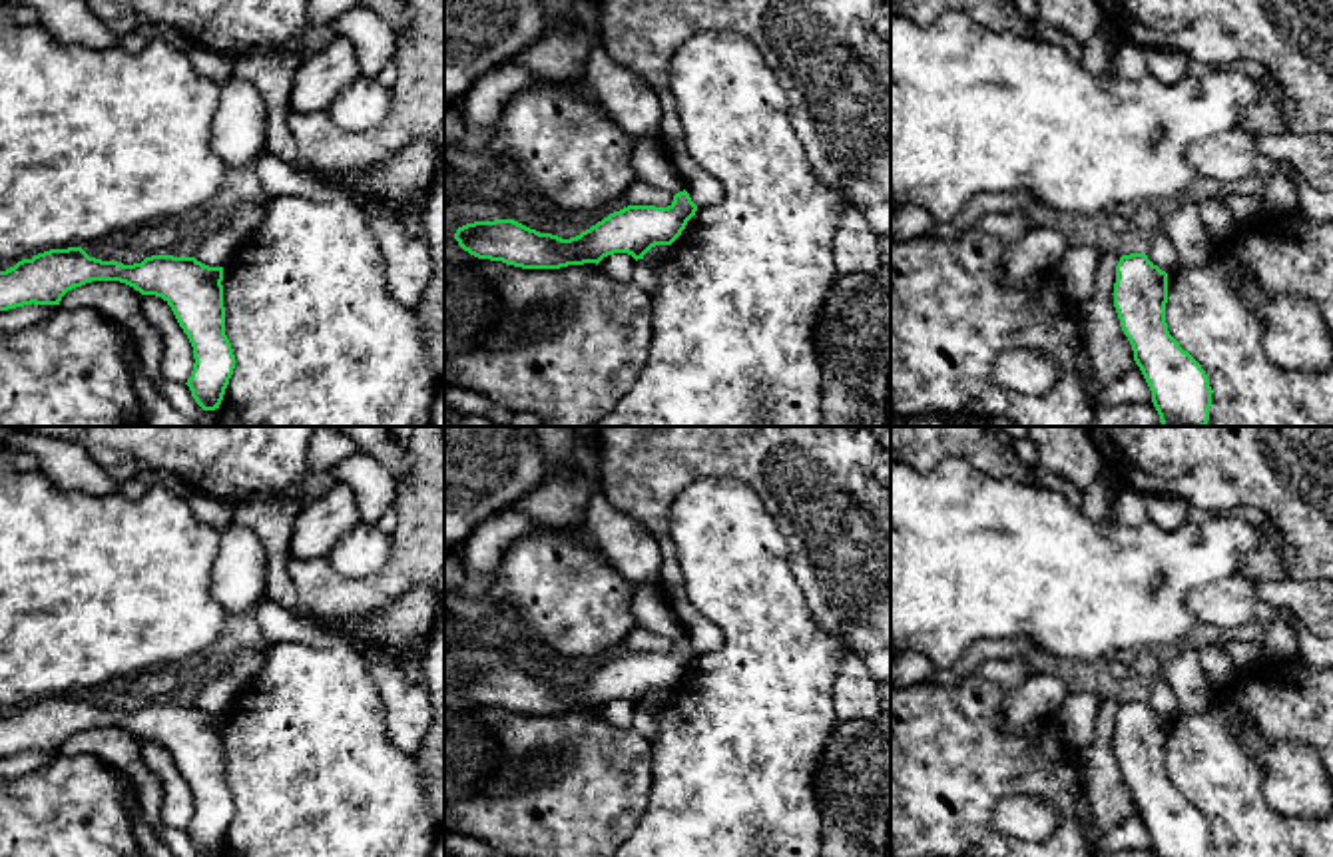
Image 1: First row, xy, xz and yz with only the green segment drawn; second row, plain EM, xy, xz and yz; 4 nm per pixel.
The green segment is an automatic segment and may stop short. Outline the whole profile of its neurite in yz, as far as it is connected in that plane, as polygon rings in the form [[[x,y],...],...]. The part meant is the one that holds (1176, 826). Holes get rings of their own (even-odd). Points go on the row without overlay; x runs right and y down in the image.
[[[1146,700],[1122,702],[1112,741],[1156,857],[1209,857],[1205,817],[1168,777],[1168,719]]]

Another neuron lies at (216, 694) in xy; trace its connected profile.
[[[267,648],[235,652],[217,676],[203,680],[193,704],[209,714],[225,714],[239,690],[263,670],[265,658]]]

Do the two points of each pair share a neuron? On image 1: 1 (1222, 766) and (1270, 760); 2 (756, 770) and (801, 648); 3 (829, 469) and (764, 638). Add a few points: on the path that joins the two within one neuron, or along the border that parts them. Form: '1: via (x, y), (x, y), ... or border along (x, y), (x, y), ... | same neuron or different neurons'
1: border along (1246, 720), (1238, 742), (1262, 770), (1270, 808) | different neurons
2: via (756, 740), (756, 714), (772, 678) | same neuron
3: border along (778, 525), (788, 547), (788, 569), (811, 612) | different neurons

